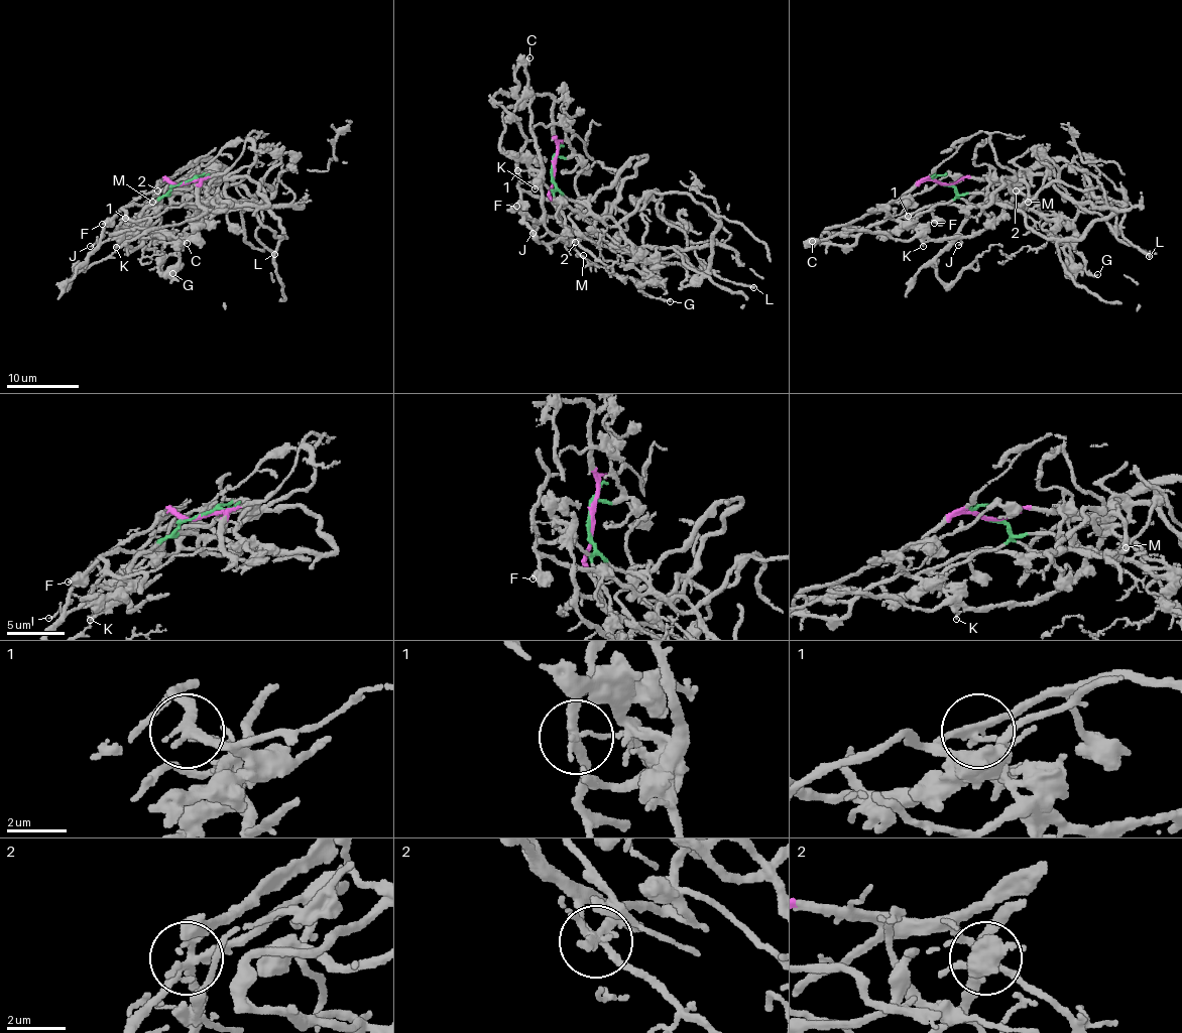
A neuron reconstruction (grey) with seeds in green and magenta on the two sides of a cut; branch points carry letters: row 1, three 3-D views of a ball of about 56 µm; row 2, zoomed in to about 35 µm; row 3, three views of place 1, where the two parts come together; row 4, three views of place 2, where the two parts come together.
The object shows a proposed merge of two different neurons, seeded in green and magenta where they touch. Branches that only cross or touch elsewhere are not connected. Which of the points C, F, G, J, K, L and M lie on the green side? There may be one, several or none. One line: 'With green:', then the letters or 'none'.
With green: C, K, M

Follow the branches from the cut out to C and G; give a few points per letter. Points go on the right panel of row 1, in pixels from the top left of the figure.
C: (943, 182), (954, 189), (955, 197), (917, 216), (916, 232), (908, 240), (842, 231), (812, 242)
G: (943, 182), (955, 184), (972, 176), (1011, 183), (1037, 206), (1059, 240), (1081, 256), (1085, 270), (1097, 274)

